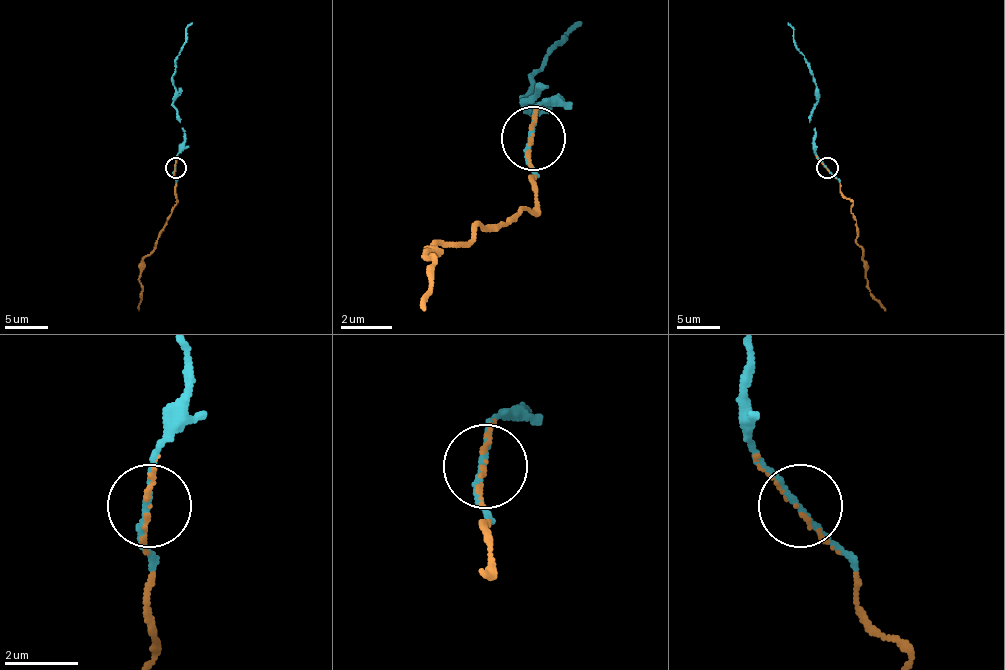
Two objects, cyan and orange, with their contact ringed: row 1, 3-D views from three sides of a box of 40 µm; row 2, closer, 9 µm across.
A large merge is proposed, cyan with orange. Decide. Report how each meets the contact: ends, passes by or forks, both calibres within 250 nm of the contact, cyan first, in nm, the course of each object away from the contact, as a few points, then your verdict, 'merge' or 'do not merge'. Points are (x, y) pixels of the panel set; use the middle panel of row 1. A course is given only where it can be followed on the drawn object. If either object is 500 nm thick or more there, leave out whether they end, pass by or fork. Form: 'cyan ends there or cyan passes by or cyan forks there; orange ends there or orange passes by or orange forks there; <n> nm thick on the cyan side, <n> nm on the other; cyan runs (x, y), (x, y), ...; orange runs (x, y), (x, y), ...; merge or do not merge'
cyan passes by; orange passes by; 150 nm thick on the cyan side, 60 nm on the other; cyan runs (534, 139), (541, 107), (560, 101), (547, 88), (528, 107), (534, 107), (521, 101), (579, 24); orange runs (534, 133), (534, 216), (483, 223), (470, 242), (432, 248), (425, 312); merge

